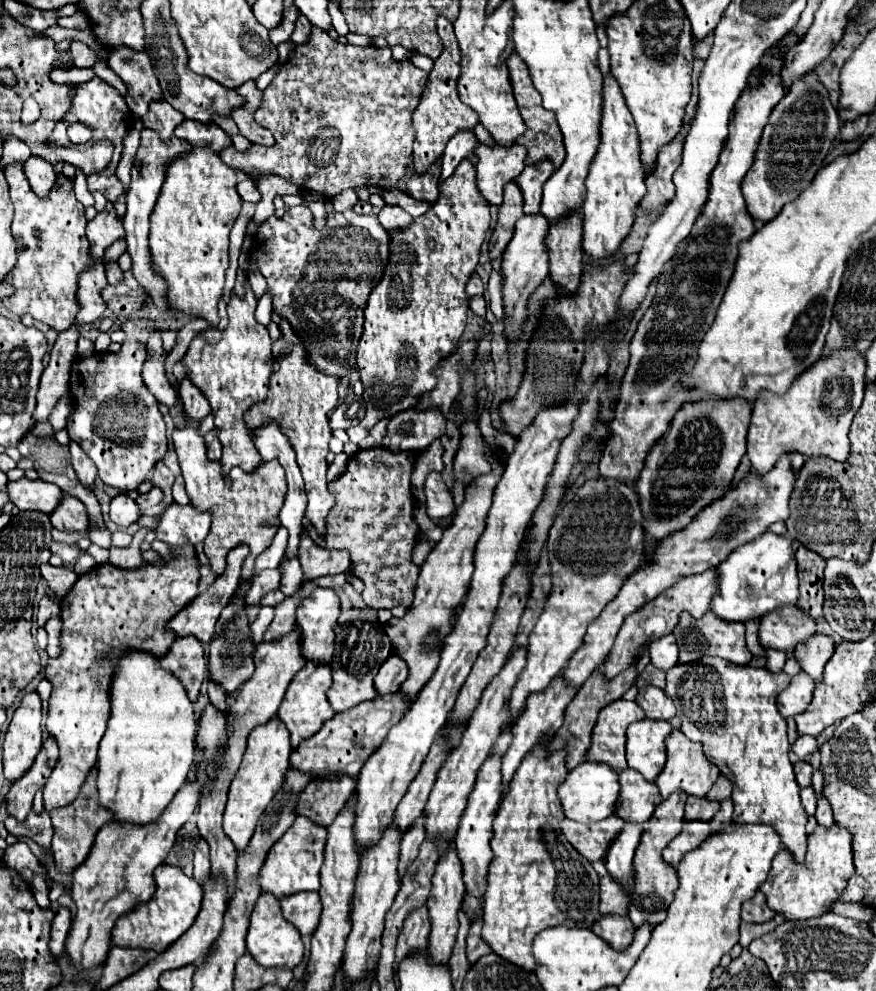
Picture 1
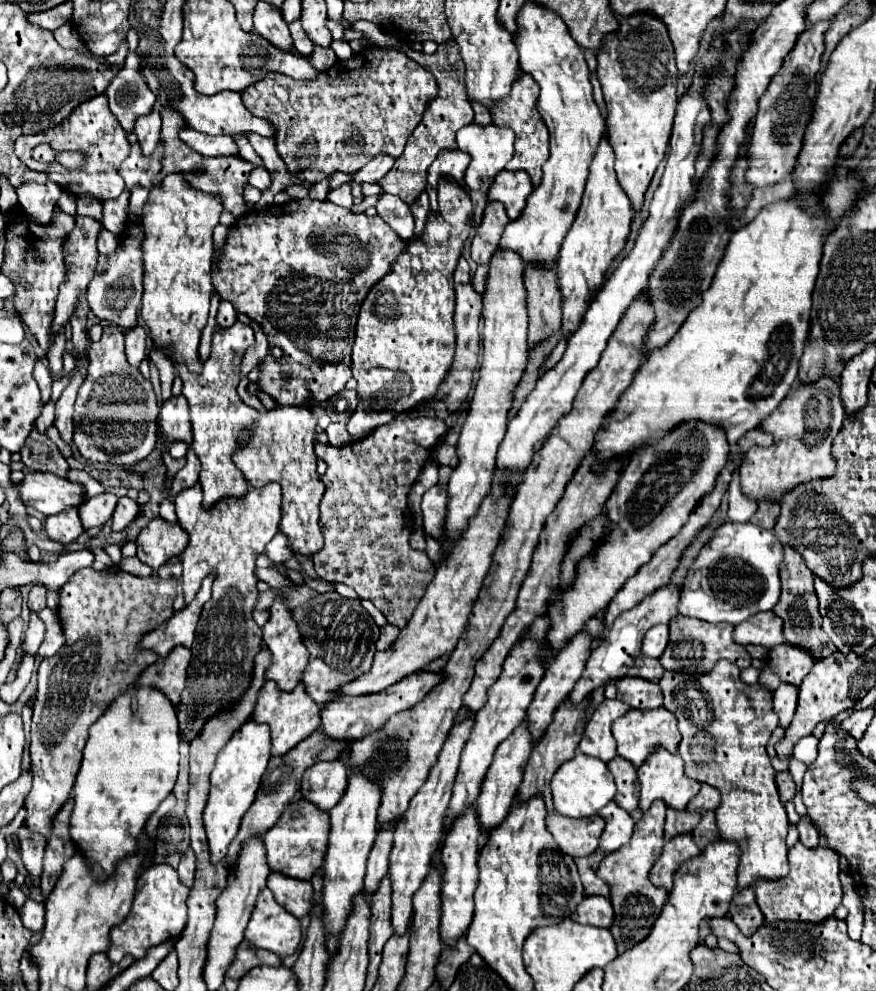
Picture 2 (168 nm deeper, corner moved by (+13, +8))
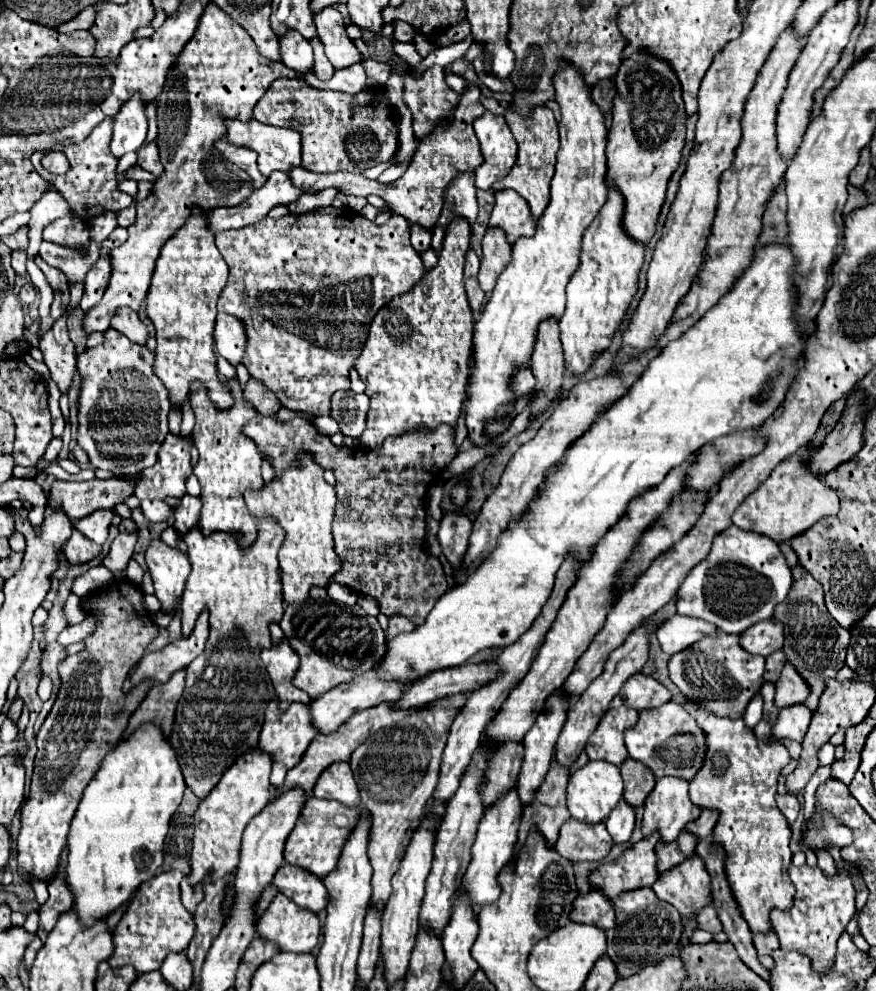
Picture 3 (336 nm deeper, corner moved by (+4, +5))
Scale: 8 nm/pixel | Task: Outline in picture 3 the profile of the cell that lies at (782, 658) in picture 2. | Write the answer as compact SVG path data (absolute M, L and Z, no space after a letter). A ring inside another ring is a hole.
M785 664L781 680L777 682L775 706L781 710L793 704L803 704L807 696L809 696L809 686L805 684L805 680L795 672L791 664Z

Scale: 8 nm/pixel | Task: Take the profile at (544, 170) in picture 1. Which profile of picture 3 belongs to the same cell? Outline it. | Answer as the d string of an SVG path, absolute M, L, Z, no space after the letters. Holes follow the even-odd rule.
M515 190L495 194L495 206L489 218L489 228L501 228L509 244L515 244L521 236L535 234L535 222L529 214L527 202Z

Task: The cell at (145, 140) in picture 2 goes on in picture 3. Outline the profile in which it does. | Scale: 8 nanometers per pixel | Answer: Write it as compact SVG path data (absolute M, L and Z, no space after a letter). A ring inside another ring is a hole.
M155 142L143 144L137 154L139 154L137 164L139 164L143 170L151 172L155 178L159 178L159 176L163 174L163 166L161 166L161 162L159 162L159 150L157 150Z

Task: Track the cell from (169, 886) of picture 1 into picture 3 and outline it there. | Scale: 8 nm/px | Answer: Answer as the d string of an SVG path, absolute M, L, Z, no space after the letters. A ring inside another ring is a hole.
M171 870L161 872L139 886L121 922L113 930L113 954L107 960L113 968L131 964L139 974L159 970L169 952L183 952L189 946L195 934L195 924L193 916L187 914L187 910L183 910L183 904L179 902L181 878L183 874L179 870Z

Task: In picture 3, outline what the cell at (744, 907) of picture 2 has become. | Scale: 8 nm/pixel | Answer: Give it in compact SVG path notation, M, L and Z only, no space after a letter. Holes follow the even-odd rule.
M771 930L771 934L753 934L753 938L755 938L755 948L757 948L759 956L771 954L773 950L779 948L779 940L775 938L773 930Z

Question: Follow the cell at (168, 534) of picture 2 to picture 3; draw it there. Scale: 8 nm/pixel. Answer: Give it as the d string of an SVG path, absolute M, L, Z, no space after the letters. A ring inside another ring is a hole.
M155 538L147 550L145 560L155 582L155 596L161 602L161 612L175 612L191 572L187 554L183 554L179 548L169 548L159 538Z

